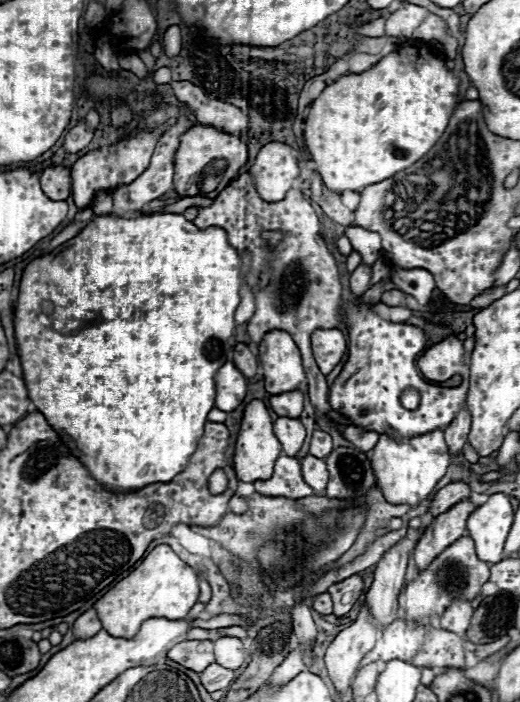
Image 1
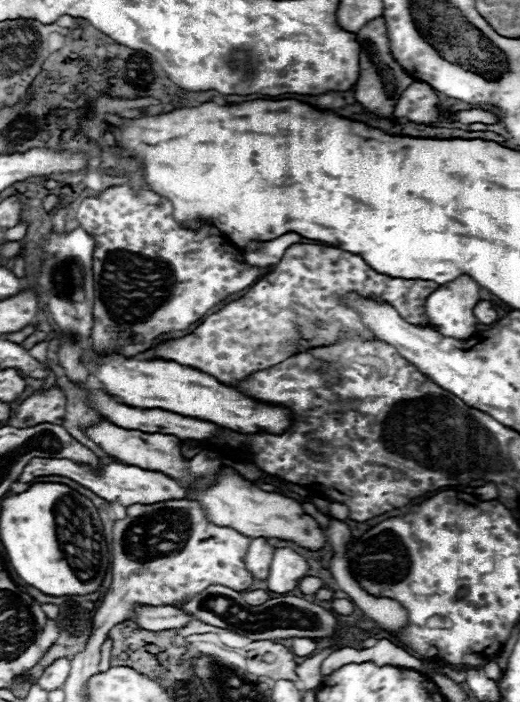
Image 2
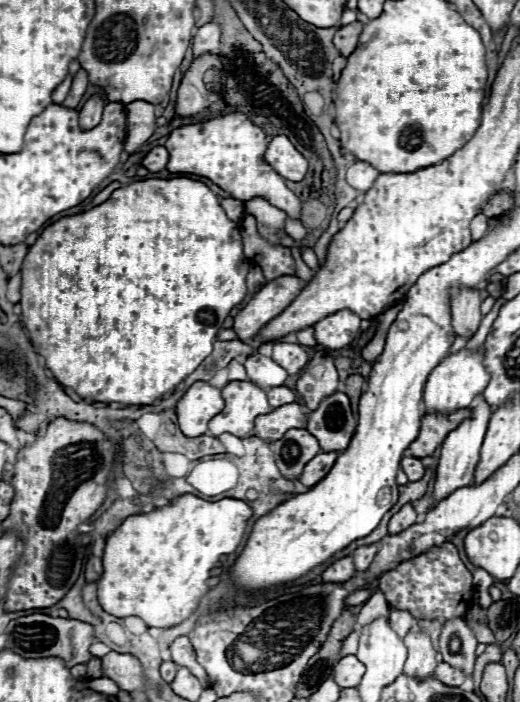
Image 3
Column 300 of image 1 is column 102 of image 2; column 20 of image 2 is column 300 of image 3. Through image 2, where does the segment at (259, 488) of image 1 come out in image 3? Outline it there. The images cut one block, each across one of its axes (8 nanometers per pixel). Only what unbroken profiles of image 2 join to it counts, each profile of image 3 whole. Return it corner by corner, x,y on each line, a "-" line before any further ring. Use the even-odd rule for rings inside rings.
322,452
322,454
316,454
306,466
304,466
304,470
302,470
302,474
298,476
298,480
304,484
304,486
314,486
314,484
318,484
328,472
330,472
330,468
334,466
334,462
336,462
336,458
340,456
340,452

